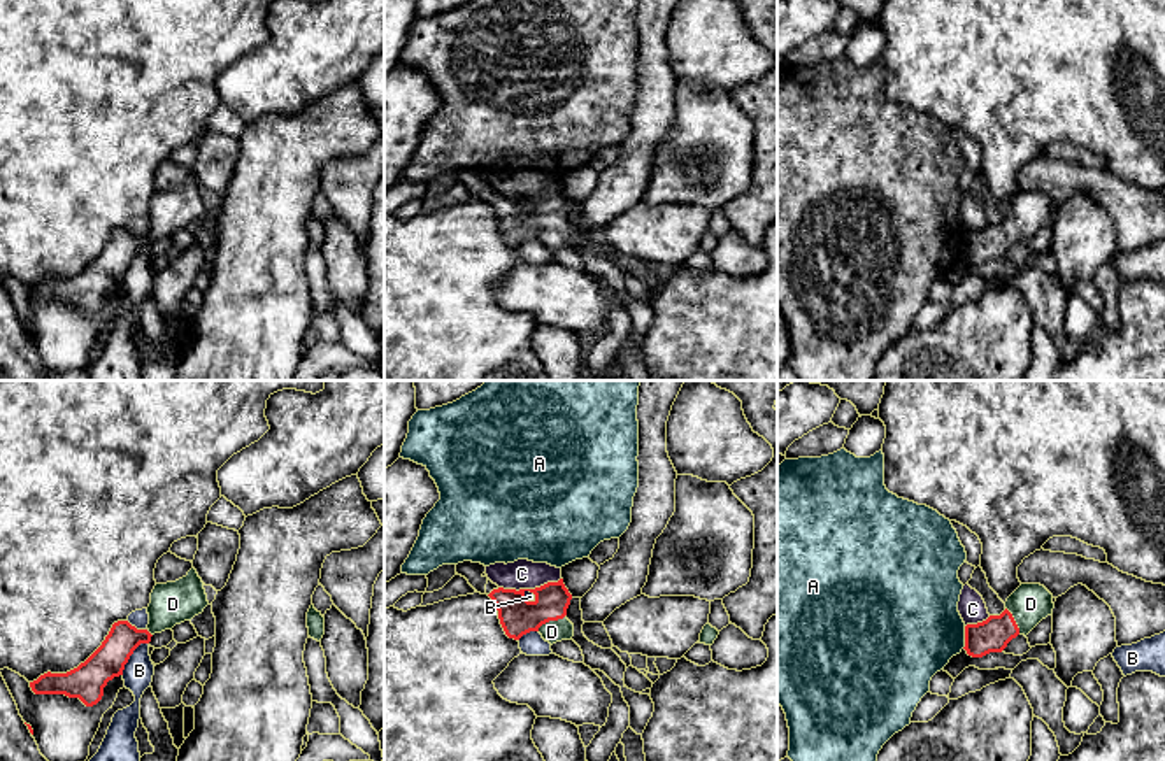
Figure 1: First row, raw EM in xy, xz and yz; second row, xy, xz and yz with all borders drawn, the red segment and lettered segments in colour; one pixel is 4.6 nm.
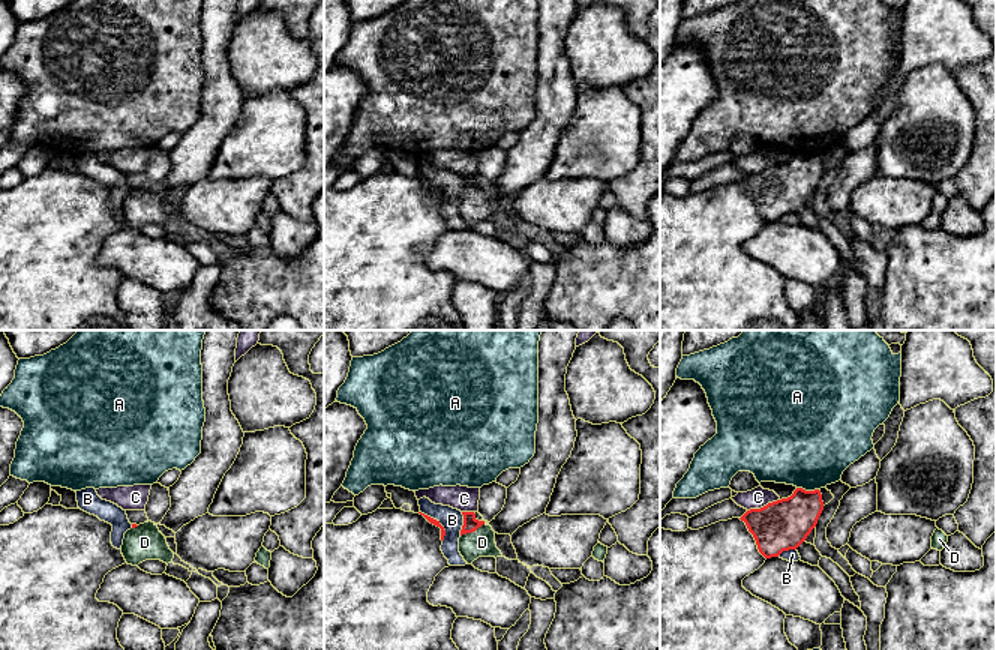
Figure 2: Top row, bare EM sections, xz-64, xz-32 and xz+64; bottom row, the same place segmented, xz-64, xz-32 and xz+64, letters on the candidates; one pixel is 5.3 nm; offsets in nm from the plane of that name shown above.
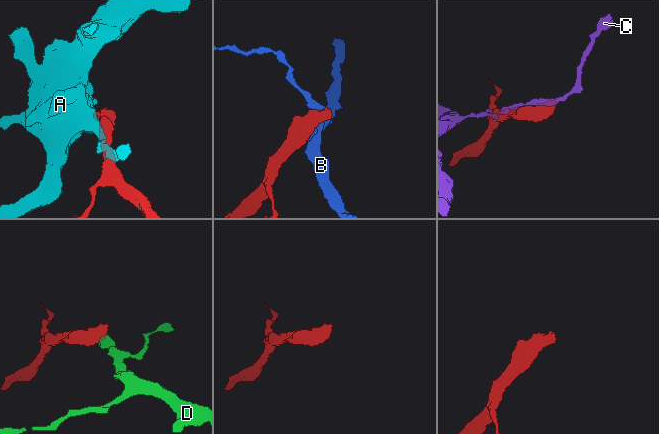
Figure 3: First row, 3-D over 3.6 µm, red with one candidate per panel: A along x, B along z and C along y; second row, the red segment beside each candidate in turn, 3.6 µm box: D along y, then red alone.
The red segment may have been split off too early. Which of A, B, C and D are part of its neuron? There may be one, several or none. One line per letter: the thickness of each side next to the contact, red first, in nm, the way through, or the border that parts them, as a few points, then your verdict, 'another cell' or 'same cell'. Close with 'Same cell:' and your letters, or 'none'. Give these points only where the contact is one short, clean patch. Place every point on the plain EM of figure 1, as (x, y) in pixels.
A: 160/440 nm | along yz (965, 234), (965, 251), (962, 255) | another cell
B: 160/140 nm | along xy (148, 249), (142, 249), (134, 258), (121, 281) | another cell
C: 170/140 nm | another cell
D: 170/100 nm | across xz (518, 223), (550, 227), (551, 239) | same cell
Same cell: D

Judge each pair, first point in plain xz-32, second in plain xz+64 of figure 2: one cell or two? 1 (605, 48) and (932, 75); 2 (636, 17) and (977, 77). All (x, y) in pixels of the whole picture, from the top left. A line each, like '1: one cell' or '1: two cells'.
1: two cells
2: one cell

